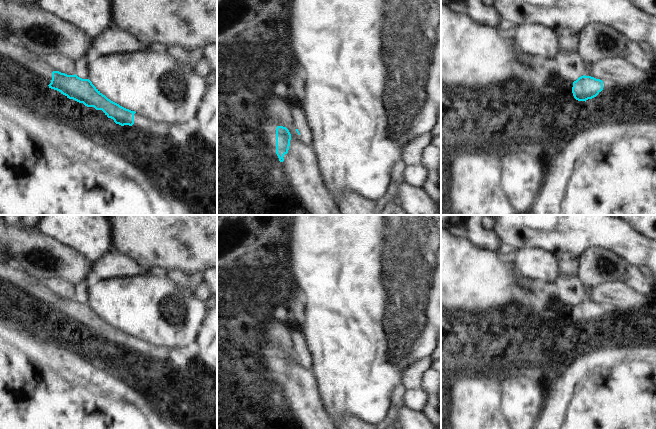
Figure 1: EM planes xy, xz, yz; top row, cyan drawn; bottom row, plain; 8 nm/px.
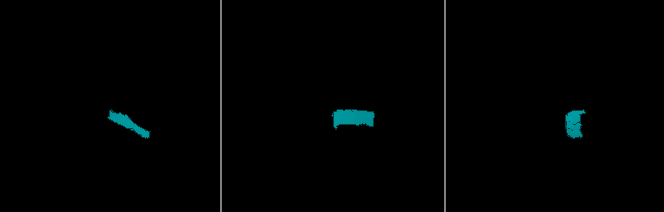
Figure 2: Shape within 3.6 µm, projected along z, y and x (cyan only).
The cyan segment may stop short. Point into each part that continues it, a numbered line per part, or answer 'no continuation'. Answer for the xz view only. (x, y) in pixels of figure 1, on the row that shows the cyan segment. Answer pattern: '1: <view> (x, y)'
1: xz (263, 133)

